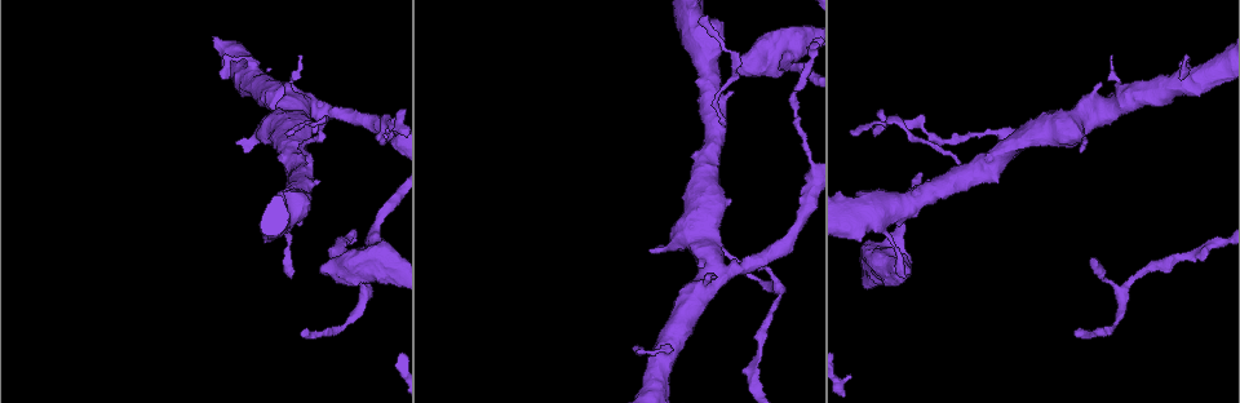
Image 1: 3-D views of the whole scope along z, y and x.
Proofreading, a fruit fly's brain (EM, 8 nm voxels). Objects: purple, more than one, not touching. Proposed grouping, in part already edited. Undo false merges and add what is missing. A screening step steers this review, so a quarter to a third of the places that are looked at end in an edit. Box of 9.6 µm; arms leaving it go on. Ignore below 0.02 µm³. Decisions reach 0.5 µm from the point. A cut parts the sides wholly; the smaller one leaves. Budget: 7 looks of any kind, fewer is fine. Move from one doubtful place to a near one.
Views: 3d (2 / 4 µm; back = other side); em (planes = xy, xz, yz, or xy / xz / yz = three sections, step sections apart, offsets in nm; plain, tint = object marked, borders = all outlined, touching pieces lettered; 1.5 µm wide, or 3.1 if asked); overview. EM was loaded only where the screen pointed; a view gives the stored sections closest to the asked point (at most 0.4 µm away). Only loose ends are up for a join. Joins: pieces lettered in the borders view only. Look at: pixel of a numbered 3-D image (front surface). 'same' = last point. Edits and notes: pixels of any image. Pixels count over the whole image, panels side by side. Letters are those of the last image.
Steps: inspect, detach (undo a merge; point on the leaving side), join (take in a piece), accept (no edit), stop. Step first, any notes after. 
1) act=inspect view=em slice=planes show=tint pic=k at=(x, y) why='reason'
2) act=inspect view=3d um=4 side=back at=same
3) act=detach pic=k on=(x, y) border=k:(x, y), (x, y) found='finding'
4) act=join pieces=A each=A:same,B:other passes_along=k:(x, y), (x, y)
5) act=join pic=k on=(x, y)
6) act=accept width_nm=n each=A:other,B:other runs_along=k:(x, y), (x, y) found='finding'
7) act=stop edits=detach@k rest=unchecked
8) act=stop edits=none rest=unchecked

act=inspect view=em slice=xz step=4 show=borders pic=1 at=(1087, 142) why='branch stops here'

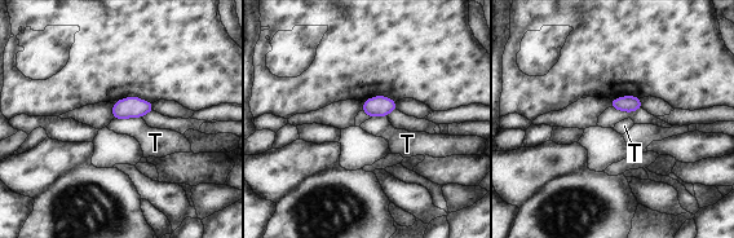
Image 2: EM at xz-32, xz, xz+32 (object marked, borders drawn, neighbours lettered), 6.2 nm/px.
act=inspect view=em slice=planes show=borders at=same why='cut it another way'

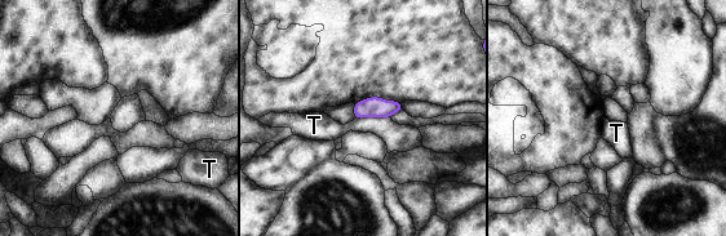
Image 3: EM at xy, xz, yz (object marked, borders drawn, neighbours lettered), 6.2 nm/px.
act=accept width_nm=130 each=T:other found='none of them fits'

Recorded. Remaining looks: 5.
act=inspect view=em slice=xz step=4 show=tint pic=1 at=(1091, 258) why='free end'

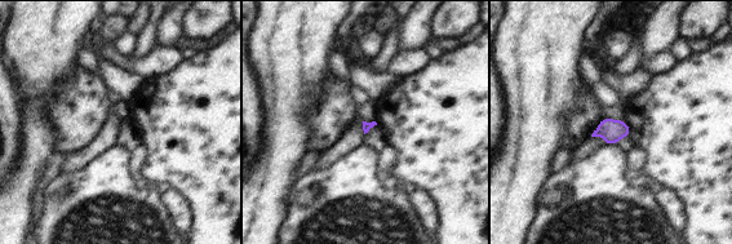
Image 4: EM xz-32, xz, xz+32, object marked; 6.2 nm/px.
act=inspect view=em slice=planes show=borders at=same why='another direction'

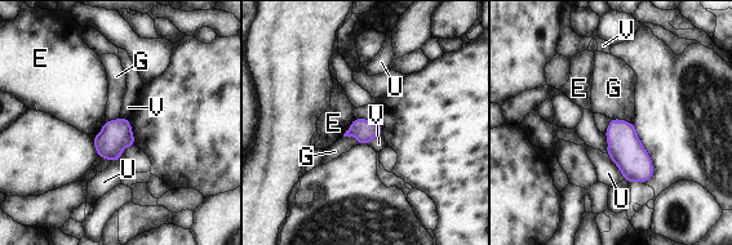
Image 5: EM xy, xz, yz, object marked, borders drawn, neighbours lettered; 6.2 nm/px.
act=accept each=E:other,G:other,U:other,V:other found='no lettered piece goes on from it'

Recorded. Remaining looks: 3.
act=inspect view=em slice=planes show=borders pic=1 at=(1077, 330) why='thin end'

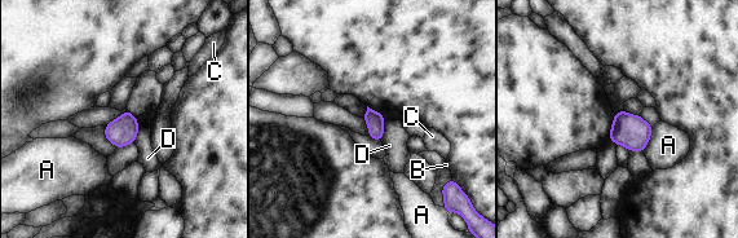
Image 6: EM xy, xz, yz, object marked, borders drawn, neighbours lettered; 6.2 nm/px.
act=accept longest_contact=A:170nm each=A:other,B:other,C:other,D:other border=6:(385, 122), (380, 140) found='none of them fits'

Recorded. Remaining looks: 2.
act=stop edits=none rest=unchecked

